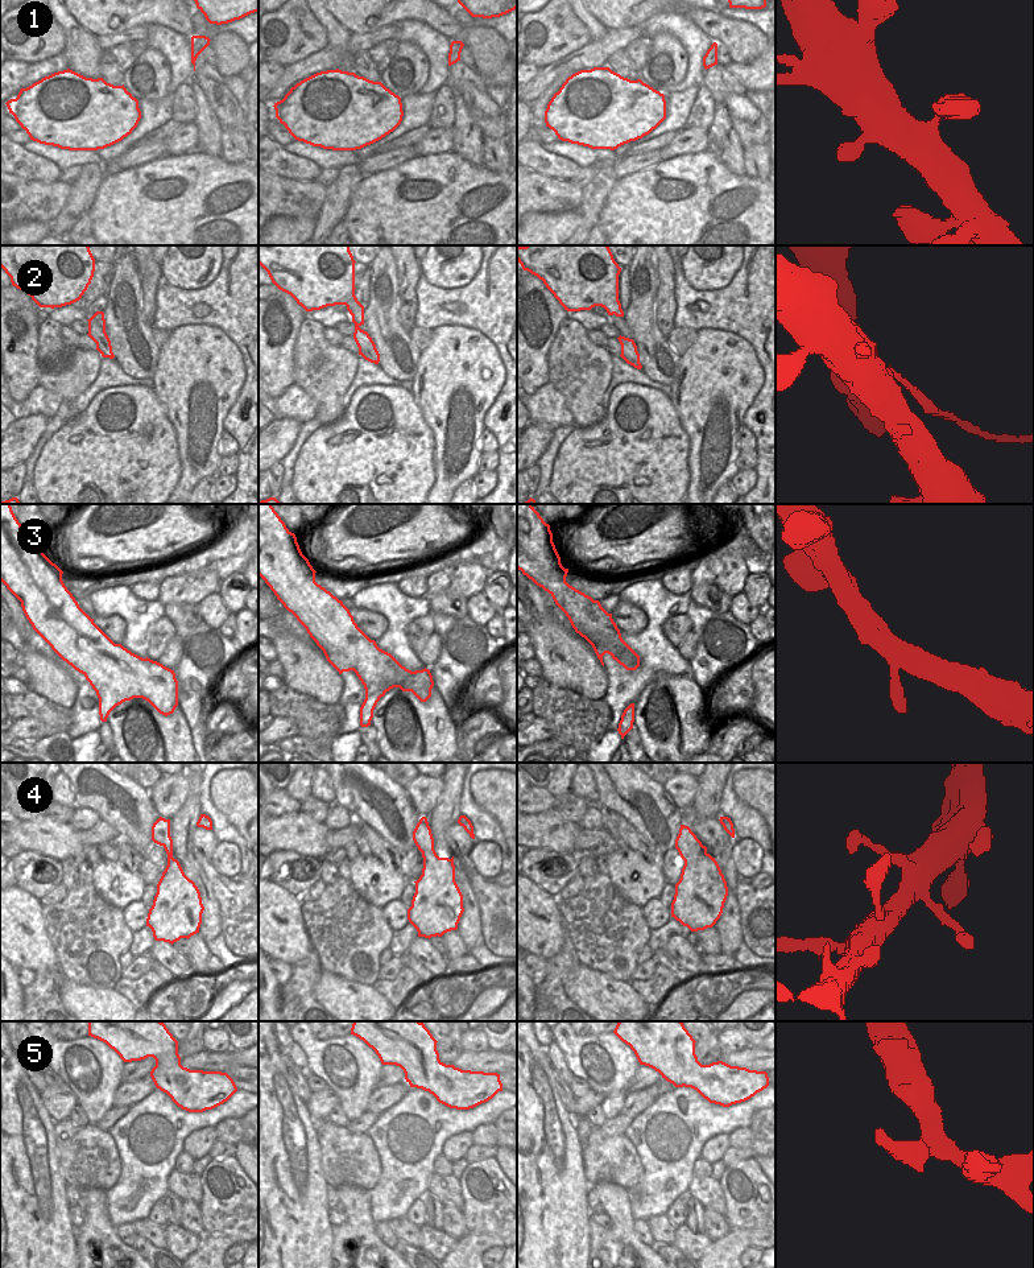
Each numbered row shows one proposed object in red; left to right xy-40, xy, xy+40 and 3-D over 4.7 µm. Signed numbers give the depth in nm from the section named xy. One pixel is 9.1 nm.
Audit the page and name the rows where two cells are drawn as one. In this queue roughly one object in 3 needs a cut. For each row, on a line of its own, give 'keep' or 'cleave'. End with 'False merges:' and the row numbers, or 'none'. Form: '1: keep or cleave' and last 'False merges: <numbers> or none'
1: keep
2: cleave
3: keep
4: keep
5: keep
False merges: 2

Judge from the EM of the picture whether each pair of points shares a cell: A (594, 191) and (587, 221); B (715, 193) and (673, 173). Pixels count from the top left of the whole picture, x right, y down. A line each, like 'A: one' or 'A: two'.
A: one
B: one

